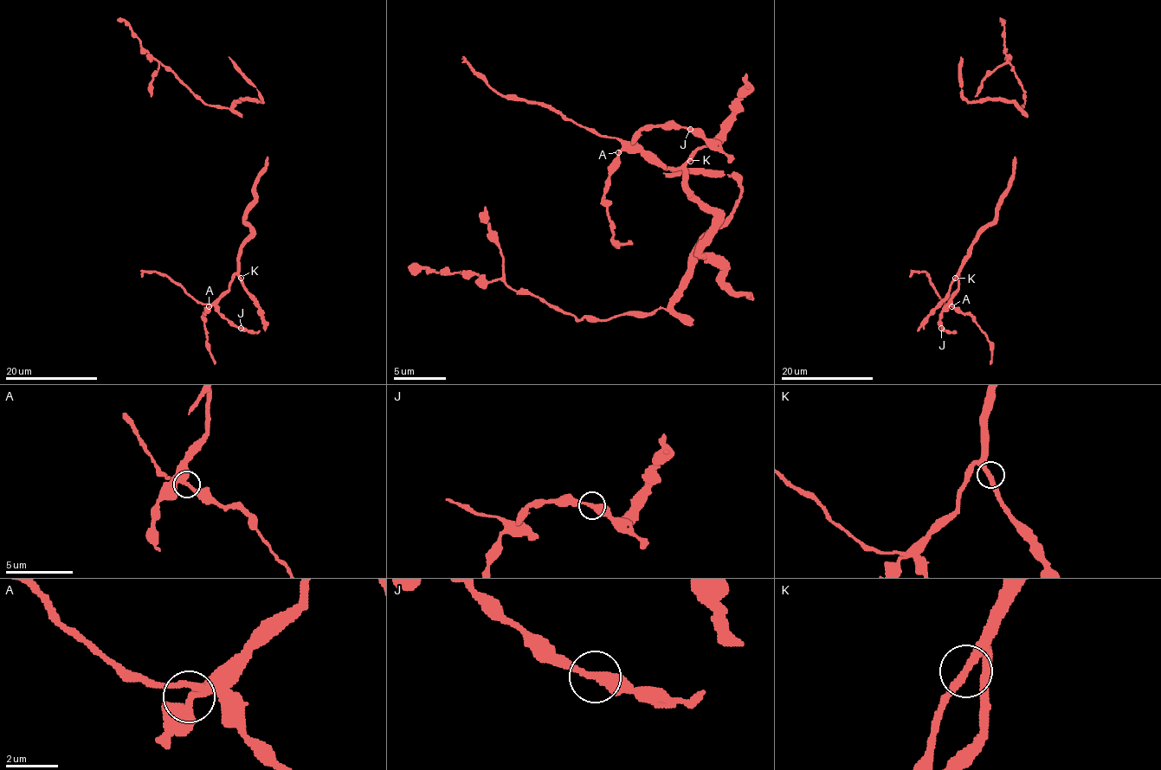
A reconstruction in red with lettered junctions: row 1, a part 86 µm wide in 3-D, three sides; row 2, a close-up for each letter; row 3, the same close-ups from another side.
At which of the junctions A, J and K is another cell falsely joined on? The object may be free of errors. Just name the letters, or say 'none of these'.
none of these

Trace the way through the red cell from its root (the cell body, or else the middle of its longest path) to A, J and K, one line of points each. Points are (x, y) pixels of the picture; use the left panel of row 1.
A: (255, 186), (254, 202), (244, 219), (250, 229), (250, 236), (241, 248), (239, 268), (230, 288), (209, 306)
J: (255, 186), (254, 202), (244, 219), (250, 236), (241, 248), (230, 288), (216, 305), (241, 328)
K: (255, 186), (254, 202), (244, 219), (250, 229), (250, 236), (239, 257), (241, 278)

